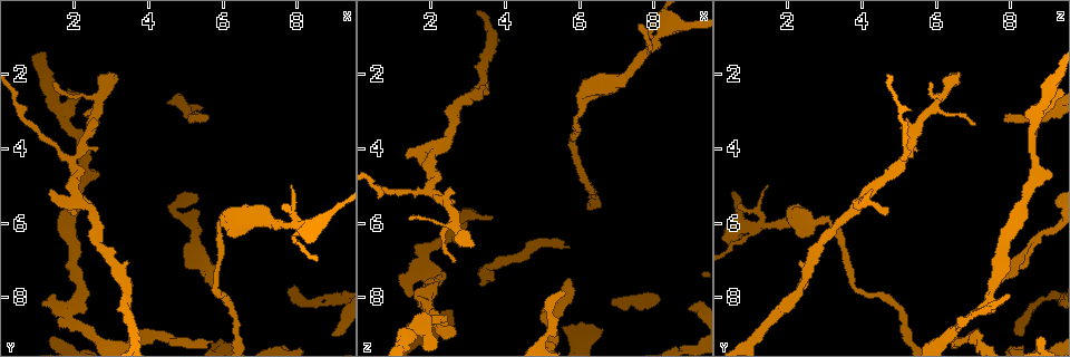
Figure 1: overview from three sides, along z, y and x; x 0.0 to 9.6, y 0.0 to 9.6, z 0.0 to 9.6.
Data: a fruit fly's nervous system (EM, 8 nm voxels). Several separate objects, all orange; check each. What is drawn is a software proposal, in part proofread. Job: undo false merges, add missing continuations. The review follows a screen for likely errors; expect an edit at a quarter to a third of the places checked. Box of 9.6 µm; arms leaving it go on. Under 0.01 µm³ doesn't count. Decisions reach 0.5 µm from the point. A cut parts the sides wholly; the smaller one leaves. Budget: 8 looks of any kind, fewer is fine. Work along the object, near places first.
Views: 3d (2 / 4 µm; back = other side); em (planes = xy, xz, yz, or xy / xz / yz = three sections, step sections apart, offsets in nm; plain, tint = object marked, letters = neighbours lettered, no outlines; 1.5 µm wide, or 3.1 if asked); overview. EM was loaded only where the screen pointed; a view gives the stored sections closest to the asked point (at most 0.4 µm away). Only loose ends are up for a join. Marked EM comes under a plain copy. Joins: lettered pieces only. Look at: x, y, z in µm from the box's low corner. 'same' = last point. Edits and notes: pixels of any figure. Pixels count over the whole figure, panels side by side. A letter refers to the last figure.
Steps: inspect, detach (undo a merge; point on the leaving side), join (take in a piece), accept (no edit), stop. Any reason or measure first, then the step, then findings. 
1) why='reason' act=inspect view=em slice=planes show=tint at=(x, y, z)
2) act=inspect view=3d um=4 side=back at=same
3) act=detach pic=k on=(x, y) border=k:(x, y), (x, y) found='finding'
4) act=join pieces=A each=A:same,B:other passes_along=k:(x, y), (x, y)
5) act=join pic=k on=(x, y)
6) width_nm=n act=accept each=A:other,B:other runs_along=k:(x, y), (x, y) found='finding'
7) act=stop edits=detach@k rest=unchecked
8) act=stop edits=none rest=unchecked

why='an open end' act=inspect view=3d um=4 side=back at=(1.45, 2.30, 5.80)

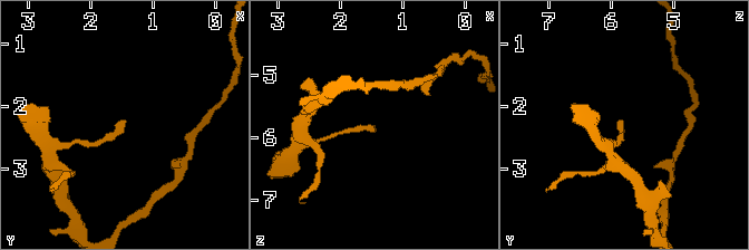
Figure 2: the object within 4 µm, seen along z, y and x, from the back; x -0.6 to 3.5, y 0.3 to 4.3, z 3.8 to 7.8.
act=inspect view=em slice=planes show=tint at=(1.45, 2.20, 5.85)

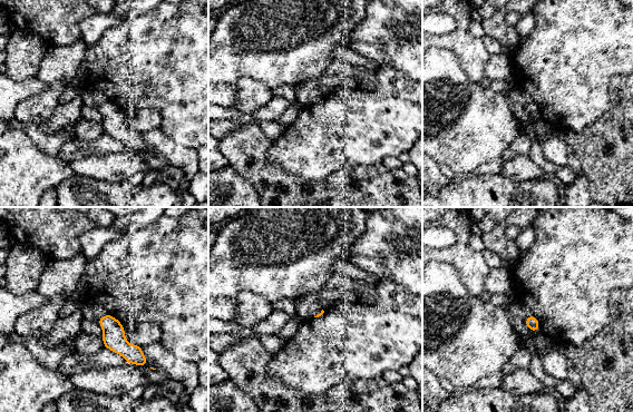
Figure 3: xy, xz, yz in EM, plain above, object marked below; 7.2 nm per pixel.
why='see the neighbours' act=inspect view=em slice=planes show=letters at=same

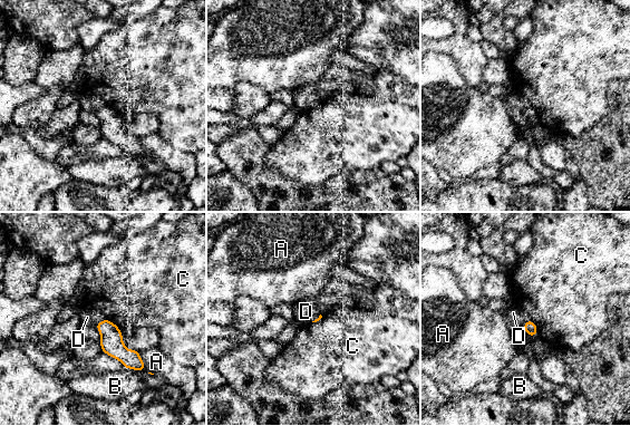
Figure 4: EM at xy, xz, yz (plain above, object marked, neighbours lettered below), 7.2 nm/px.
act=accept each=A:other,B:other,C:other,D:other runs_along=4:(100, 325), (139, 368) found='no lettered piece goes on from it'

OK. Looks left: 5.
act=inspect view=em slice=yz step=8 show=tint at=(2.15, 8.25, 7.30)

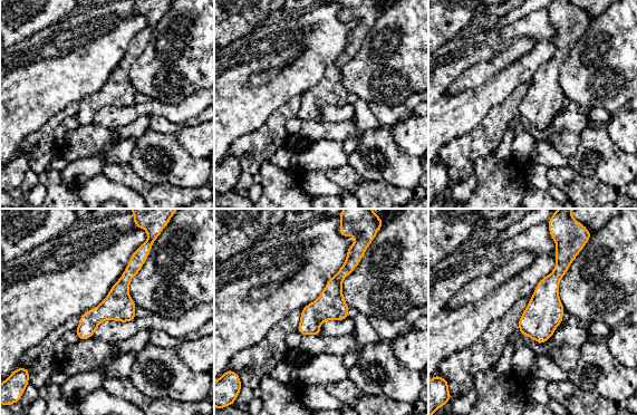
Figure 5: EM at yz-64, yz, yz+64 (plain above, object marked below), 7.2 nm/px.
act=inspect view=em slice=planes show=letters at=same

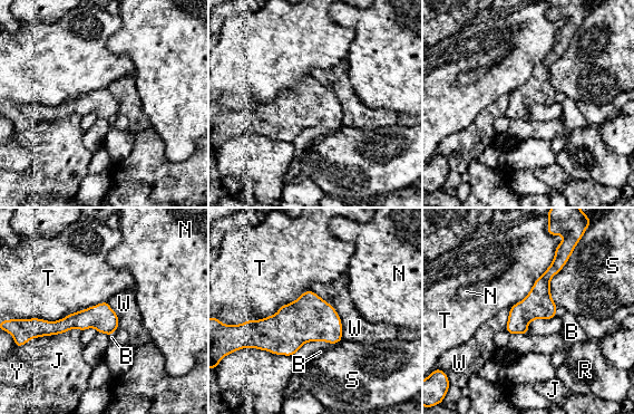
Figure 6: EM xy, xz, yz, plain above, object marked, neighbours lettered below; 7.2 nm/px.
act=accept each=B:other,J:other,N:other,R:other,S:other,T:other,W:other,Y:other border=6:(107, 300), (55, 320), (25, 319) found='one cell here'

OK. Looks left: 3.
why='free end' act=inspect view=3d um=4 at=(2.00, 5.80, 4.60)

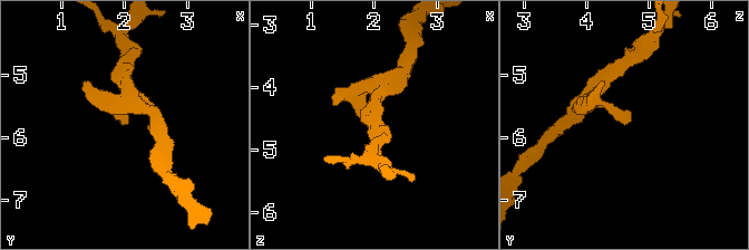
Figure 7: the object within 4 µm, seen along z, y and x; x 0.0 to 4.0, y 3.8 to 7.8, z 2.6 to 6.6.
why='need the tissue' act=inspect view=em slice=yz step=8 show=tint at=(2.05, 5.80, 4.60)

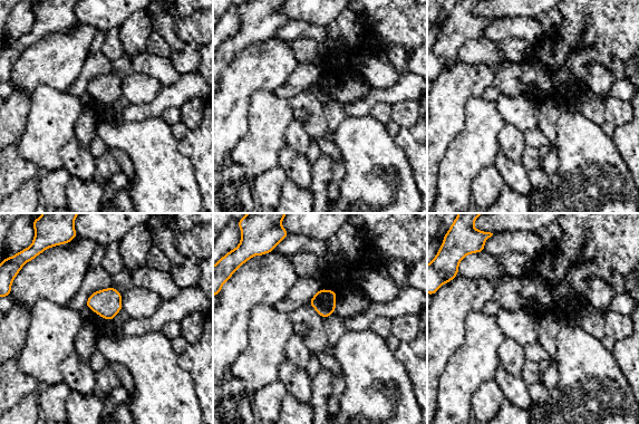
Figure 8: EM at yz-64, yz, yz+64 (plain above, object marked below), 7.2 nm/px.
act=inspect view=em slice=planes show=letters at=same

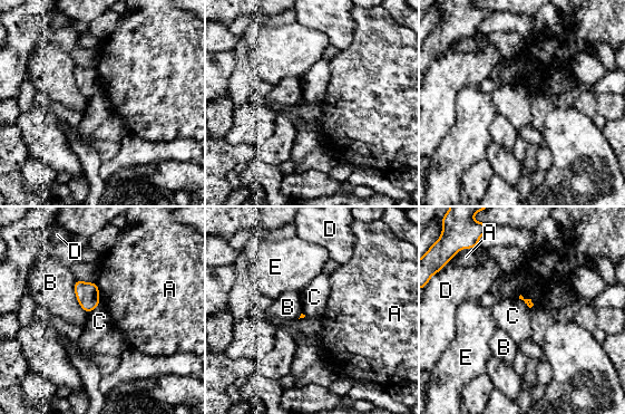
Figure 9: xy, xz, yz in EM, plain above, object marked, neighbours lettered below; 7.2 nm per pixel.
act=accept each=A:other,B:other,C:other,D:other,E:other border=9:(518, 298), (524, 301), (529, 310) found='no lettered piece goes on from it'

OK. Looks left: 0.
act=stop edits=none rest=unchecked

